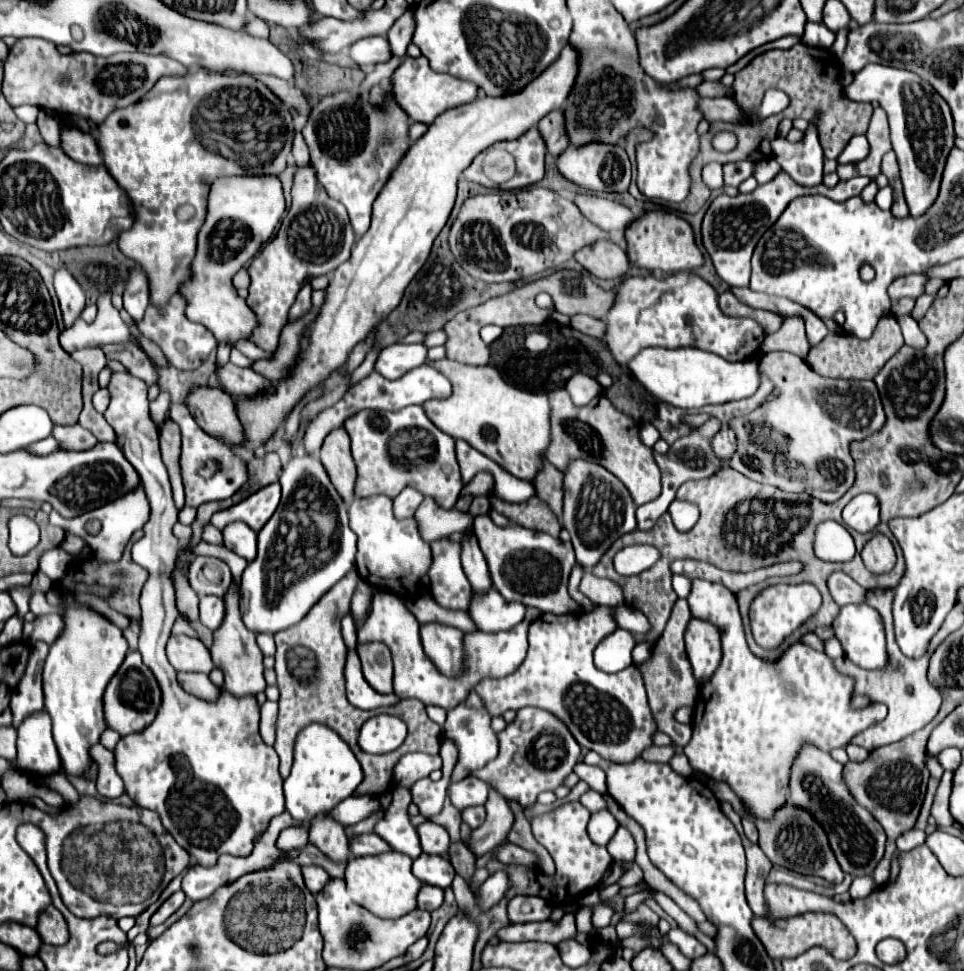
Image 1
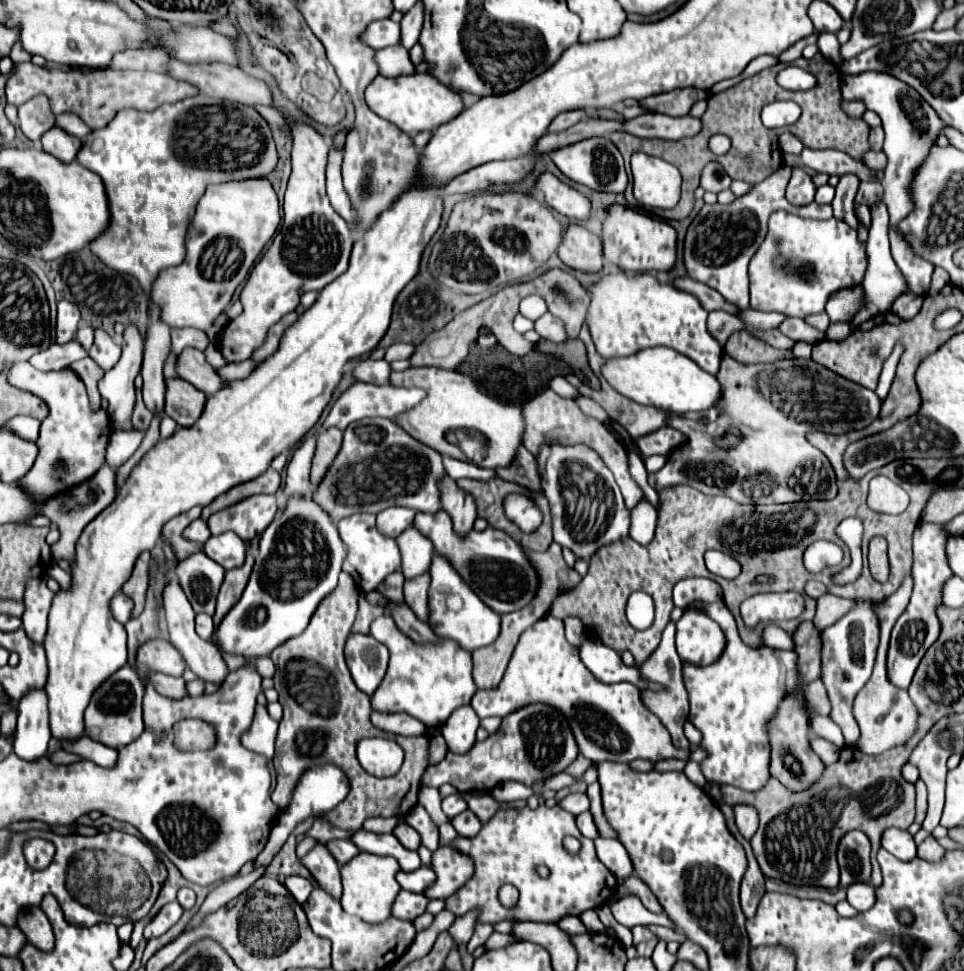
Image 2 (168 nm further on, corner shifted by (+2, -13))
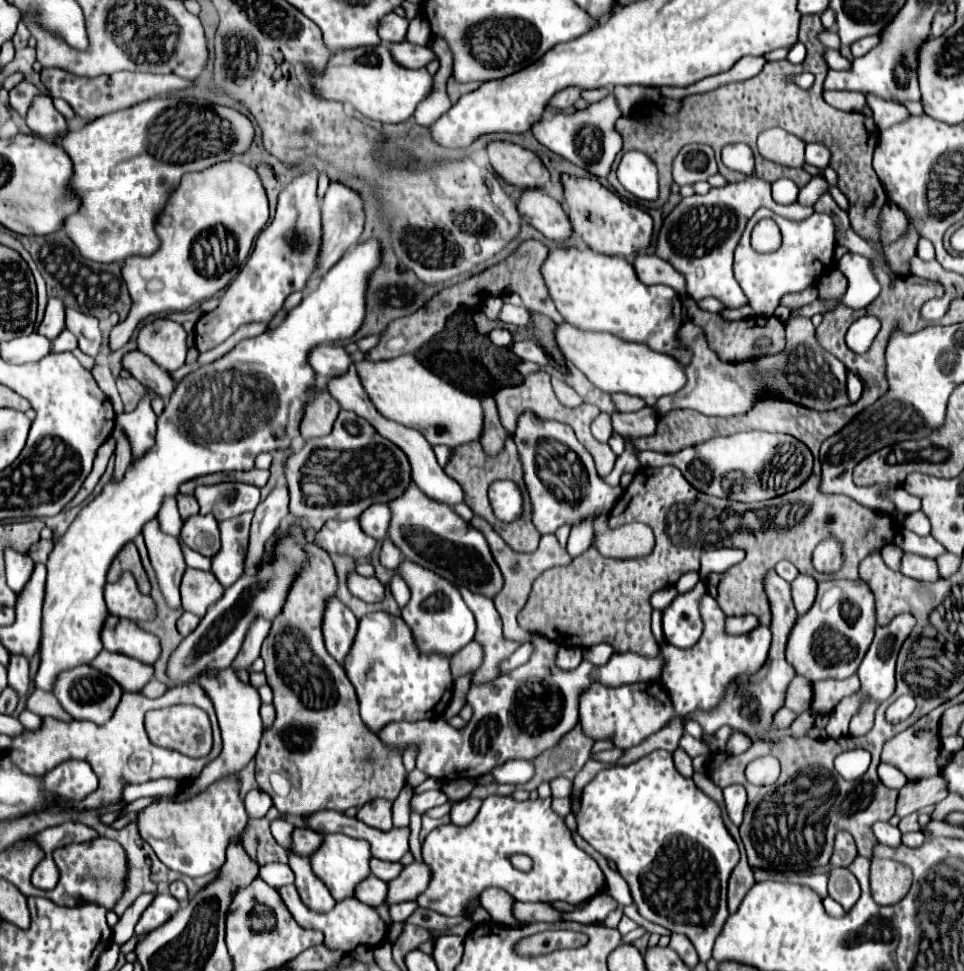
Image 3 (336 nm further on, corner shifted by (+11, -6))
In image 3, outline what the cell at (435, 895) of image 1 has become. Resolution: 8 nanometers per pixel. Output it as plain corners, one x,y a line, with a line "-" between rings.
370,876
356,888
356,898
368,906
384,906
388,898
388,884
376,876

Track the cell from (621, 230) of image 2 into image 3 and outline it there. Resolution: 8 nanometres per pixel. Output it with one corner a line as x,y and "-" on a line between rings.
564,174
562,184
564,184
566,202
570,206
570,220
572,220
574,232
582,236
582,240
594,252
628,258
650,246
652,232
654,232
654,220
650,218
650,214
622,202
614,192
604,188
598,180
574,178

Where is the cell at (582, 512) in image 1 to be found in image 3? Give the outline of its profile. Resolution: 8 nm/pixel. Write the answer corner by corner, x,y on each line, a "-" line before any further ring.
524,412
518,418
514,442
522,458
524,482
532,500
532,522
540,534
554,534
560,526
576,526
586,518
608,516
624,492
622,486
610,490
610,486
596,474
590,452
578,442
568,424
540,420
532,412

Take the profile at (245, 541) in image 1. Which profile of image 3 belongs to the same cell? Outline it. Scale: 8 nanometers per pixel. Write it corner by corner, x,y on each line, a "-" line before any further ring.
208,514
208,516
192,516
184,522
182,526
182,540
198,550
200,554
214,558
220,550
220,530
218,522

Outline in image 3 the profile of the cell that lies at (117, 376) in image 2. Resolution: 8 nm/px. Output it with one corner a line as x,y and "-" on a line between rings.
116,424
114,426
114,432
112,432
112,438
116,440
116,468
114,468
114,478
122,478
122,474
126,472
130,460
132,460
132,448
130,448
130,442
128,442
128,436
124,434
124,430

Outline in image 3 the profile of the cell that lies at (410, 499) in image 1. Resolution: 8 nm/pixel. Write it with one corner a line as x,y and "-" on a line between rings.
374,504
374,506
366,508
358,520
360,520
362,530
368,536
372,536
376,540
384,540
388,534
388,526
390,526
390,506

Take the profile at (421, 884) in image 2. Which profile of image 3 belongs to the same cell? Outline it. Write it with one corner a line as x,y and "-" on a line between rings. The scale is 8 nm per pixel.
372,858
370,860
370,868
372,868
372,874
378,876
380,880
384,882
390,882
394,878
398,878
398,874
402,872
402,864
400,862
384,862
384,860
378,860
378,858

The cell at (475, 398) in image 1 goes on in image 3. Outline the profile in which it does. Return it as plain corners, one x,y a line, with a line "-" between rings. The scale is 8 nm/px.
398,356
384,362
358,362
358,376
366,388
366,394
378,408
378,412
402,426
422,432
422,436
432,444
446,444
458,448
460,444
480,442
484,430
484,408
480,398
470,396
432,370
428,370
416,356

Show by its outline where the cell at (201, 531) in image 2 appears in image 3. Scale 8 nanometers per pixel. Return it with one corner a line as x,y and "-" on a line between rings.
180,494
180,496
178,496
178,508
180,508
182,518
190,518
190,516
198,514
198,502
196,502
194,496
184,496
184,494

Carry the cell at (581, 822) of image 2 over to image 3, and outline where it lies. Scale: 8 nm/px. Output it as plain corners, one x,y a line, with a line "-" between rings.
554,798
552,800
552,808
554,808
554,812
558,814
558,816
562,816
562,818
566,818
572,810
570,810
570,798

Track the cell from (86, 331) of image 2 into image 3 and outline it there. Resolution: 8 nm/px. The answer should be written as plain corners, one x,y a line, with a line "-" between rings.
62,330
60,336
52,342
52,352
72,352
74,348
78,348
78,340
74,338
74,334
70,334
70,330

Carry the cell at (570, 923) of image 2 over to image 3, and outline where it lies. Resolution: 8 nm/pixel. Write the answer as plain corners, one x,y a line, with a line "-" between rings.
516,902
514,912
526,924
530,924
530,922
556,922
556,920
562,920
562,912
552,908
550,904
522,904
522,902

